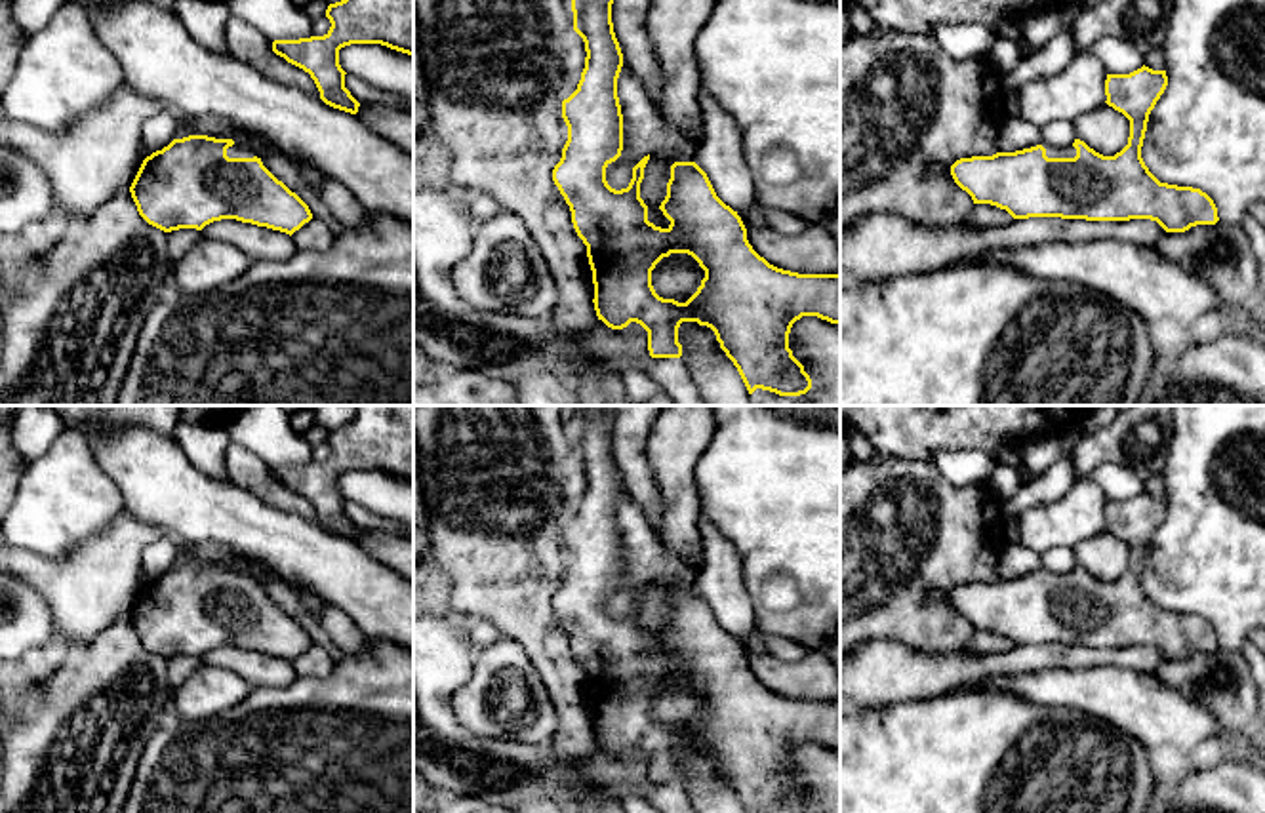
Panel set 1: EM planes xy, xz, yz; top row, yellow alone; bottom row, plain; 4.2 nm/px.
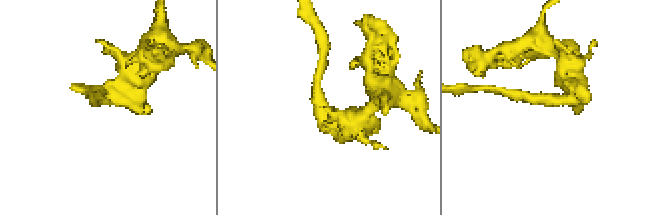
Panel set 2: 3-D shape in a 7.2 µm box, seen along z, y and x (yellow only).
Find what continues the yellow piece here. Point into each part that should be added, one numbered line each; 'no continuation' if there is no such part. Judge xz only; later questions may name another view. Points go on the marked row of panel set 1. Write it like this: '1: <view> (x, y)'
no continuation

